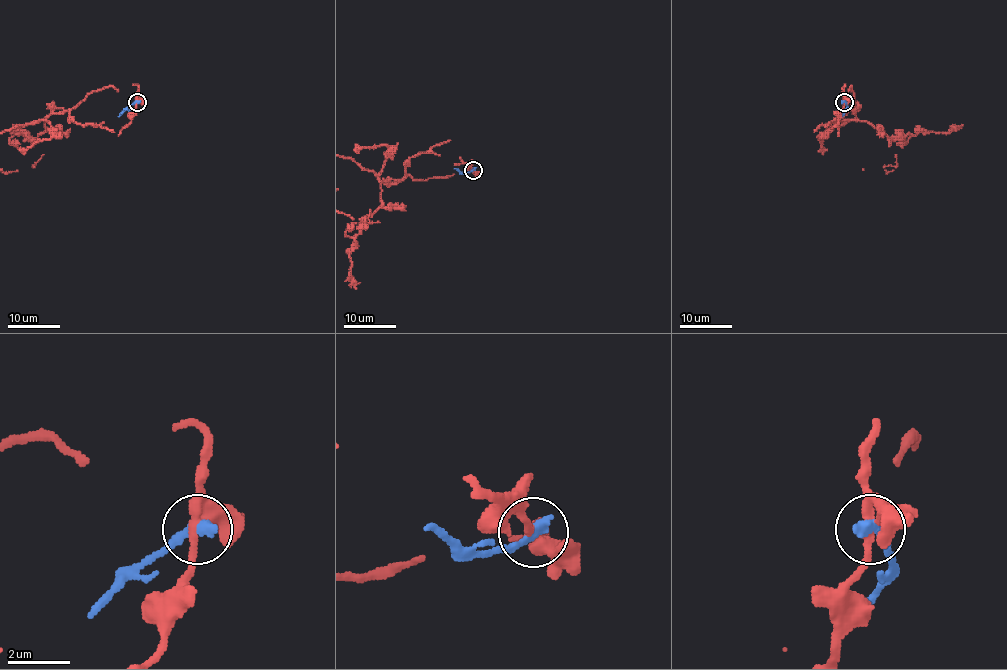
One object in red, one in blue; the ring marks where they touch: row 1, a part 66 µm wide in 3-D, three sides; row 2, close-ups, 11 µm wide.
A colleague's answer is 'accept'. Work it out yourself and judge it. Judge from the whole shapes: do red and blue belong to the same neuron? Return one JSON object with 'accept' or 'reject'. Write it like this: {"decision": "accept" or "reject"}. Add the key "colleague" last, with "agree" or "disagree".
{"decision": "reject", "colleague": "disagree"}

